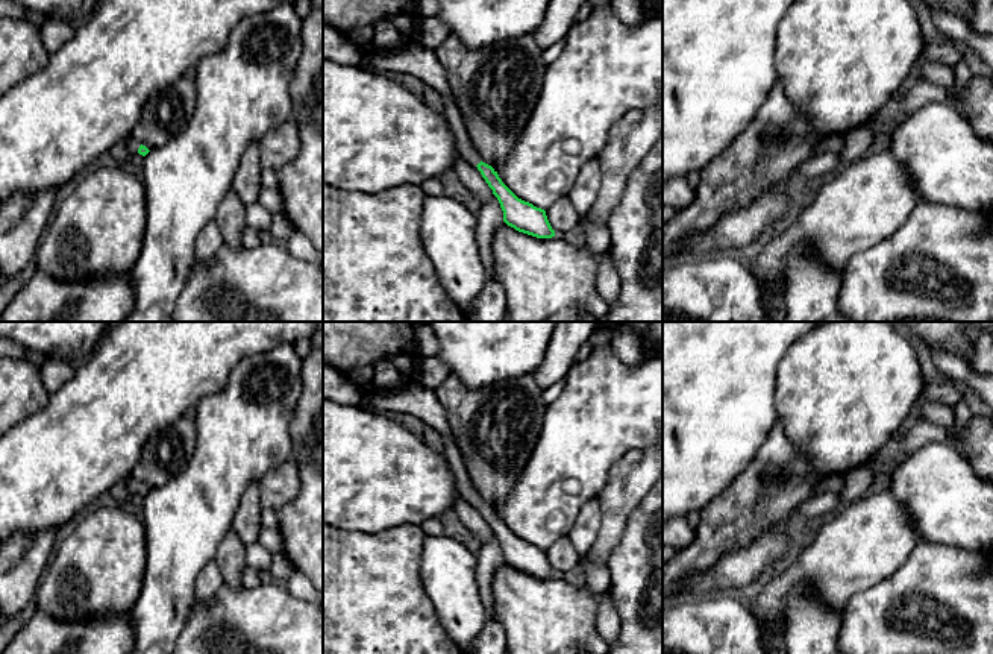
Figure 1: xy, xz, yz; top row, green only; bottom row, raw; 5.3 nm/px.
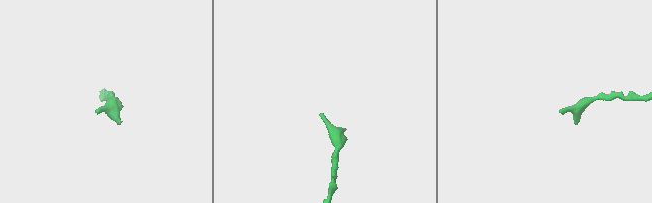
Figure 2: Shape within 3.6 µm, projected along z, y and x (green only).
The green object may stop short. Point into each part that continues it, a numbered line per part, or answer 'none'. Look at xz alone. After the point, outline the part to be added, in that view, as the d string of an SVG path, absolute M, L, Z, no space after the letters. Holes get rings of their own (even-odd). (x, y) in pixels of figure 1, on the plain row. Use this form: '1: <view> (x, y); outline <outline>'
1: xz (452, 454); outline M443 439L444 457L450 466L450 470L456 476L458 495L468 504L478 505L481 502L479 495L475 492L467 469L464 466L462 455L453 439Z

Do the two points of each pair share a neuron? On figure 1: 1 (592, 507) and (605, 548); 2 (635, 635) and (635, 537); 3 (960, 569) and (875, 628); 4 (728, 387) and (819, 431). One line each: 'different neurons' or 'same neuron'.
1: different neurons
2: same neuron
3: same neuron
4: different neurons

